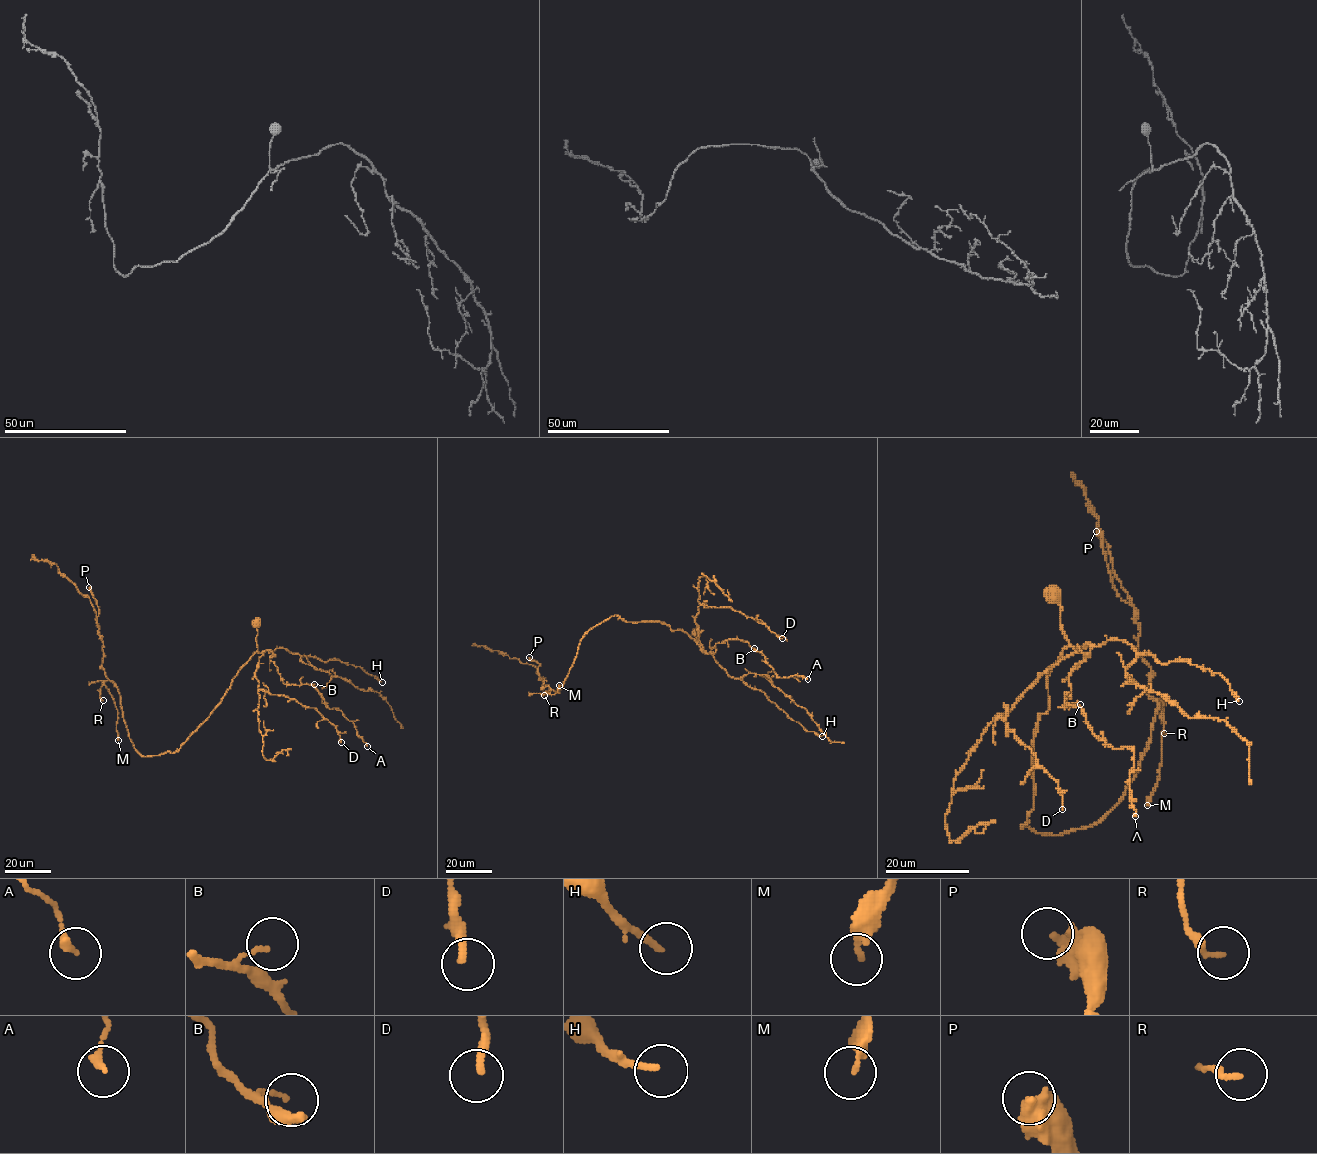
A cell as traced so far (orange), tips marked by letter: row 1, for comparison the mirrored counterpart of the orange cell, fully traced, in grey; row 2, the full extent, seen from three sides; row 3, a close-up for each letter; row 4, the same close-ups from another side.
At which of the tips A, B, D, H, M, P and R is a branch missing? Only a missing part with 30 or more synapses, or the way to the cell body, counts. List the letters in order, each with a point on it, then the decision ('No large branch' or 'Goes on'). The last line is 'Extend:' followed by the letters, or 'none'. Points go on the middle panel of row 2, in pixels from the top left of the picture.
A: Place: (808, 679). No large branch
B: Place: (754, 648). No large branch
D: Place: (782, 638). No large branch
H: Place: (822, 736). No large branch
M: Place: (559, 685). No large branch
P: Place: (529, 657). No large branch
R: Place: (544, 695). No large branch
Extend: none

